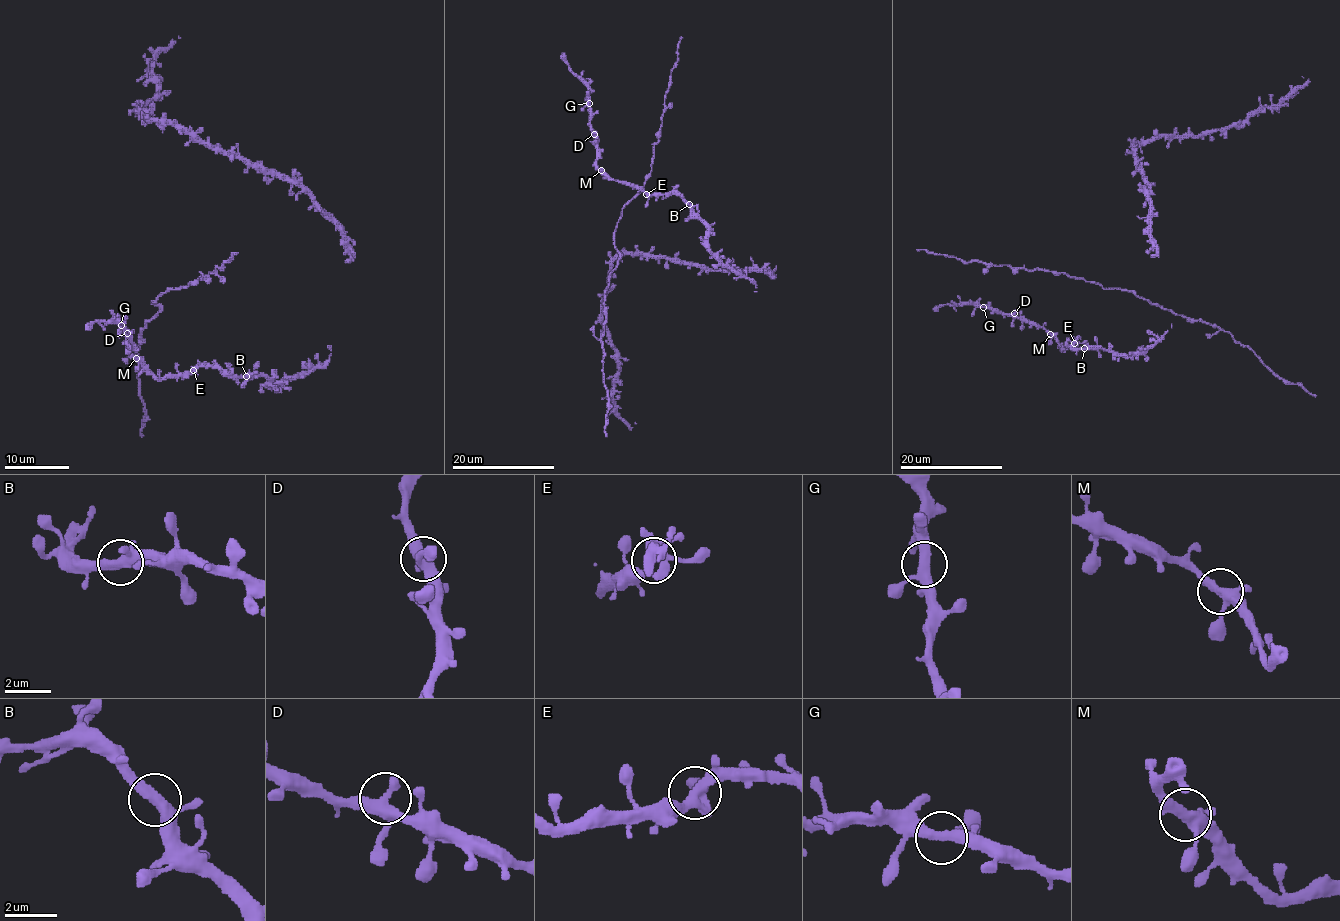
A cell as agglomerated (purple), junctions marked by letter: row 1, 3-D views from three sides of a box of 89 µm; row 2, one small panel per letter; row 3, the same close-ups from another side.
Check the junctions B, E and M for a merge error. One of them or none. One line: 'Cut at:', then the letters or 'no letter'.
Cut at: no letter

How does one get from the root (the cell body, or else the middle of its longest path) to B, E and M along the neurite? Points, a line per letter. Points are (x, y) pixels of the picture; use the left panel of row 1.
B: (324, 363), (271, 384), (263, 376), (246, 376)
E: (324, 363), (271, 384), (263, 376), (230, 376), (210, 366), (196, 366), (193, 370)
M: (324, 363), (270, 384), (263, 376), (230, 376), (210, 366), (194, 366), (188, 373), (154, 378), (135, 358)

